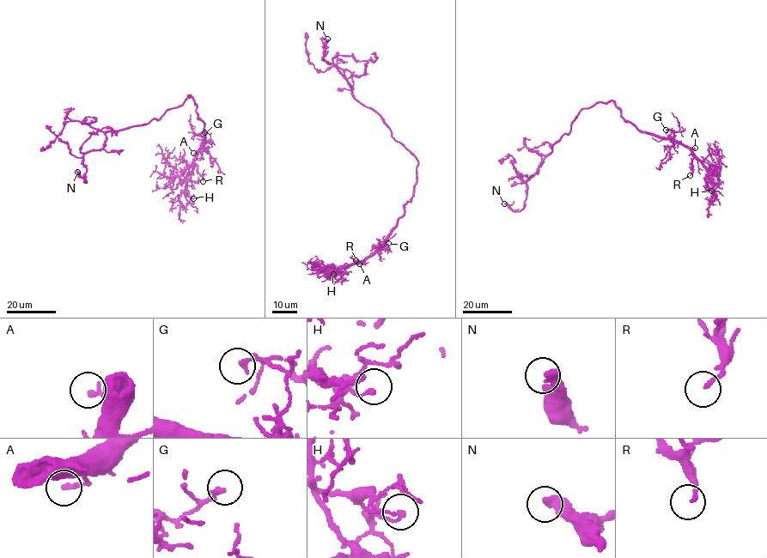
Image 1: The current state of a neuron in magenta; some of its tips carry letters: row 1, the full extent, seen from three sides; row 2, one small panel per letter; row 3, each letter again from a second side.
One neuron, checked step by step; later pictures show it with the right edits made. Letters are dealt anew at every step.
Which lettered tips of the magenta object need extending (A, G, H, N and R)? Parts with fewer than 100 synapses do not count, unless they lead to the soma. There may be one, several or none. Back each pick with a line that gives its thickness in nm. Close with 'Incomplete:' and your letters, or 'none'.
N: Thickness 420 nm
Incomplete: N

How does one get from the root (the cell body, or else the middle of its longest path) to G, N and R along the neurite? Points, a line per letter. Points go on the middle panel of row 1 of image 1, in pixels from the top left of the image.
G: (416, 166), (416, 184), (411, 198), (407, 202), (397, 226), (380, 248), (388, 243)
N: (416, 166), (416, 157), (392, 136), (384, 118), (362, 106), (354, 96), (340, 71), (322, 59), (327, 39)
R: (416, 166), (414, 192), (404, 206), (397, 226), (380, 247), (363, 260), (355, 260), (356, 263), (356, 260)

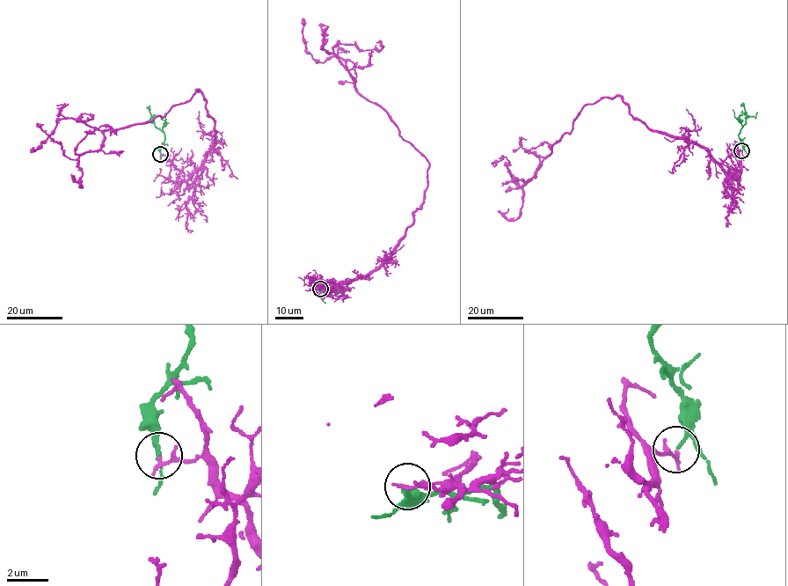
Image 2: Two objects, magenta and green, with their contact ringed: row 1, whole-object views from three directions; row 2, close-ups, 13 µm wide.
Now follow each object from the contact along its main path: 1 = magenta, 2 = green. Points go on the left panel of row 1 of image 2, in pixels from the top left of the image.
1: (160, 155), (185, 180), (199, 169), (215, 130), (200, 90), (76, 152), (101, 126), (110, 135)
2: (160, 154), (164, 135), (155, 126), (149, 109)

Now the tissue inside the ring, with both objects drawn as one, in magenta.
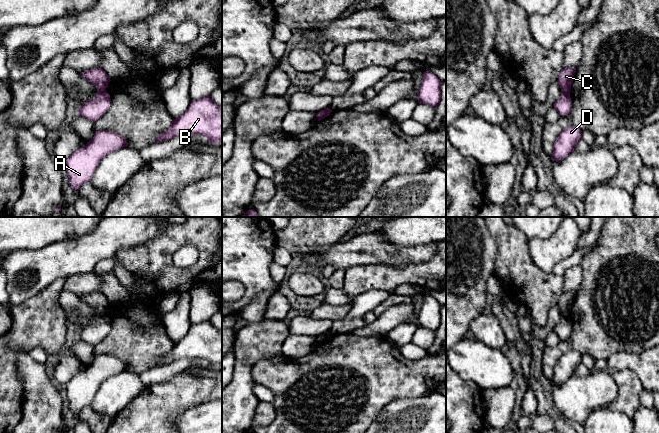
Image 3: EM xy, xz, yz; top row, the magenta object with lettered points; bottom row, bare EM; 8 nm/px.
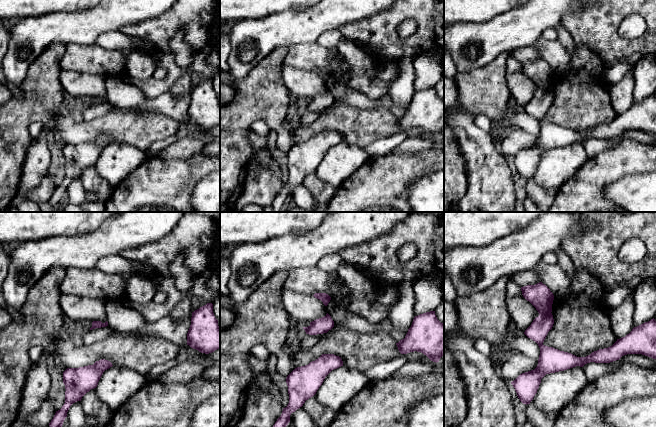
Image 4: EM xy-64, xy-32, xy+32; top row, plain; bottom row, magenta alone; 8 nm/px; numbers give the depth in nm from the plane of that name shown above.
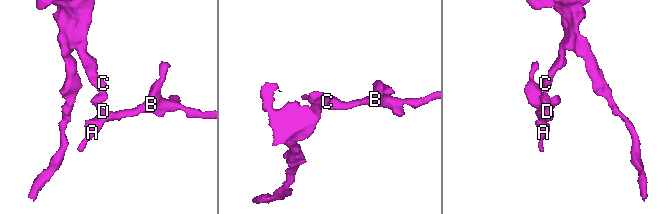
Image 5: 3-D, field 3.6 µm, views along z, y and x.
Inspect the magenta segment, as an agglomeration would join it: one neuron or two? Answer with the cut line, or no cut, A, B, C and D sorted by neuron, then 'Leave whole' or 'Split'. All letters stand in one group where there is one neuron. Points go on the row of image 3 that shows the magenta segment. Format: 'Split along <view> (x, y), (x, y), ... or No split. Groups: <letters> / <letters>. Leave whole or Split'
Split along xy (105, 91), (98, 94). Groups: A B D / C. Split

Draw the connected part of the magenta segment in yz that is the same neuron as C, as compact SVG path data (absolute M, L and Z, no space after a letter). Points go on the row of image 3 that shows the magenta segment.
M563 68L558 76L558 83L562 93L570 95L571 85L576 73L576 68Z

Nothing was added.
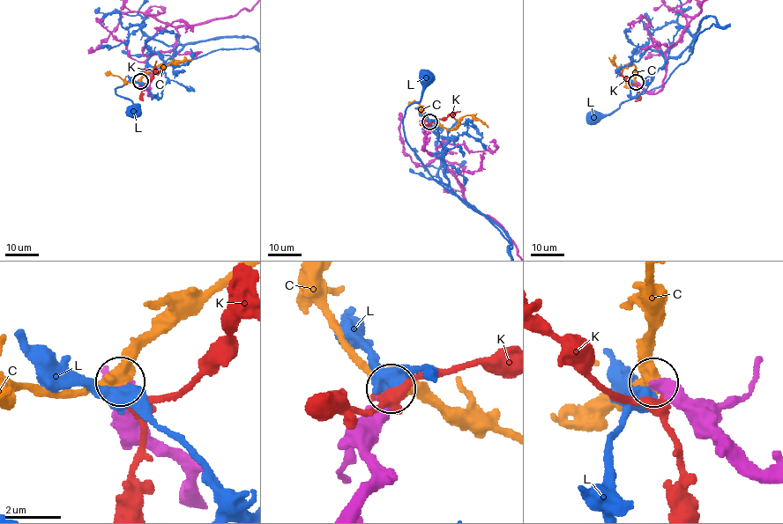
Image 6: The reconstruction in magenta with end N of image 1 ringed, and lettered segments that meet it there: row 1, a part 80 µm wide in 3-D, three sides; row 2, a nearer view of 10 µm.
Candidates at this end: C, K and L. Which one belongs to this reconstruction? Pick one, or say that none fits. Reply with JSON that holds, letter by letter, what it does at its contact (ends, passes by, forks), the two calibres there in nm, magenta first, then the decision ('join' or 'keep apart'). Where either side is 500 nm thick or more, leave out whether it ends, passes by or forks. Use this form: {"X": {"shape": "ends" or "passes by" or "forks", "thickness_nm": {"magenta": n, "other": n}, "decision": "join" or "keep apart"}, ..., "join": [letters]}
{"C": {"shape": "passes by", "thickness_nm": {"magenta": 480, "other": 400}, "decision": "join"}, "K": {"thickness_nm": {"magenta": 600, "other": 280}, "decision": "keep apart"}, "L": {"thickness_nm": {"magenta": 440, "other": 550}, "decision": "keep apart"}, "join": ["C"]}

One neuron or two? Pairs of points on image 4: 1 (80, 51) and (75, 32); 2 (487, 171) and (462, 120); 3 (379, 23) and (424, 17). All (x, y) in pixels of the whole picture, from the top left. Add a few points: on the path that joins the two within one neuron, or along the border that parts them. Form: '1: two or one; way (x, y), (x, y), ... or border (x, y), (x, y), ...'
1: two; border (94, 43), (66, 45)
2: one; way (482, 158), (472, 141), (472, 137), (468, 133)
3: one; way (390, 19), (398, 13), (413, 13)

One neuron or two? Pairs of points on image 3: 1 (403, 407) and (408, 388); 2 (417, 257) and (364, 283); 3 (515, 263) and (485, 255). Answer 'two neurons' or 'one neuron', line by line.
1: two neurons
2: two neurons
3: two neurons

